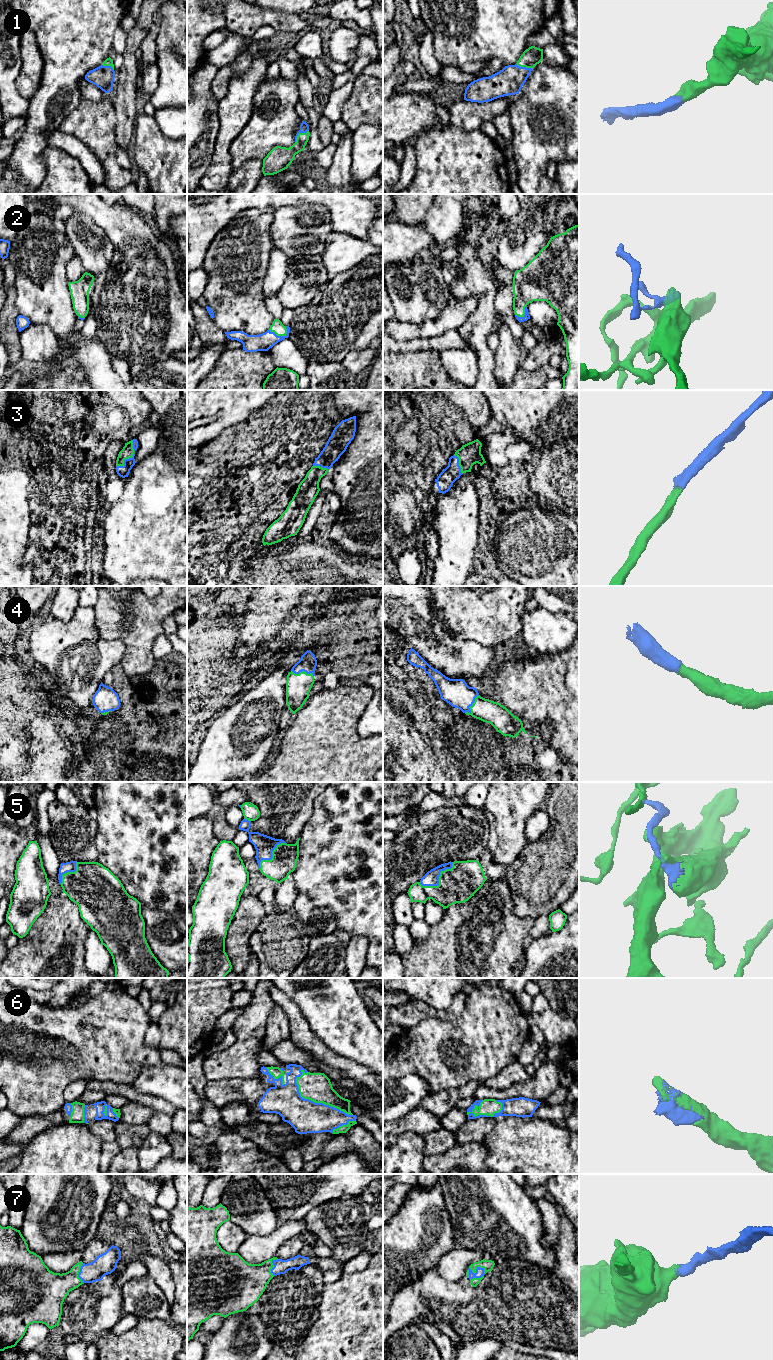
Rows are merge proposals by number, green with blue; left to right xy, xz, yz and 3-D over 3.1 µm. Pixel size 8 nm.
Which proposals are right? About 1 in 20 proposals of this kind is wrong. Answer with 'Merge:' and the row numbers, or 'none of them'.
Merge: 1, 2, 3, 4, 5, 6, 7

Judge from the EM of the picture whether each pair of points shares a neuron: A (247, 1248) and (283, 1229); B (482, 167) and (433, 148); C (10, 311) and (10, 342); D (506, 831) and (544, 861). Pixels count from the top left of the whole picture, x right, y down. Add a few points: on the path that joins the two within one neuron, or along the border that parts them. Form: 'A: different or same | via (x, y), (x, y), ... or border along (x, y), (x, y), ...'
A: same | via (256, 1248), (265, 1247), (274, 1238)
B: same | via (470, 167), (456, 167), (445, 156)
C: same | via (10, 319), (10, 334)
D: different | border along (528, 843), (510, 864)

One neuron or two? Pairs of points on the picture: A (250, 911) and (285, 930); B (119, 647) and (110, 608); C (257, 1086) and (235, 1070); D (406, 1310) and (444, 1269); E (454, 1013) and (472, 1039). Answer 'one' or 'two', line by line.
A: two
B: two
C: two
D: two
E: two

